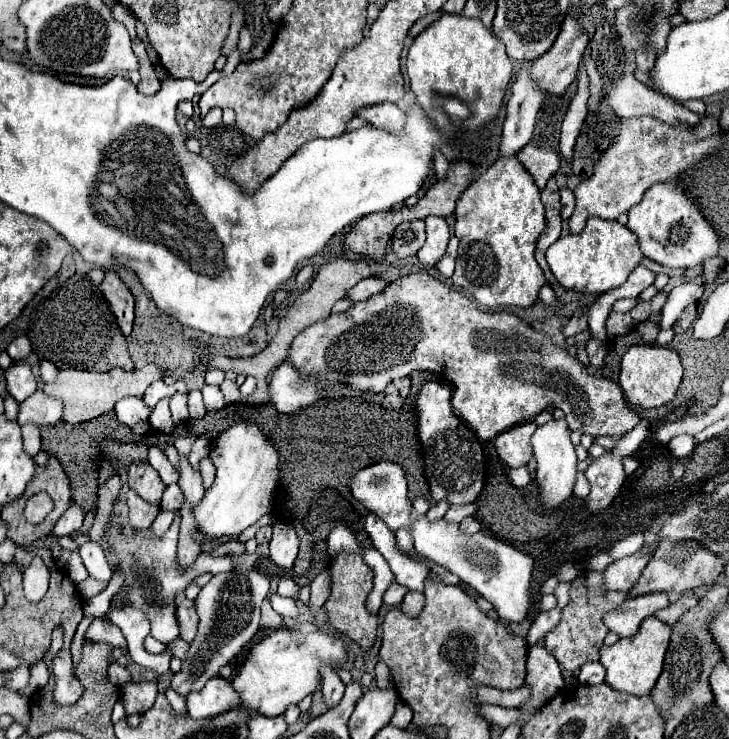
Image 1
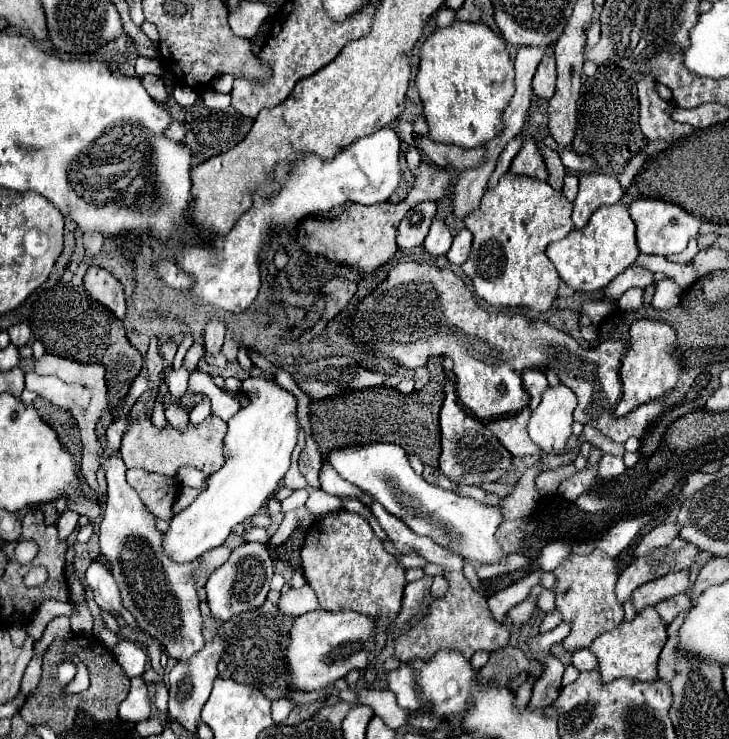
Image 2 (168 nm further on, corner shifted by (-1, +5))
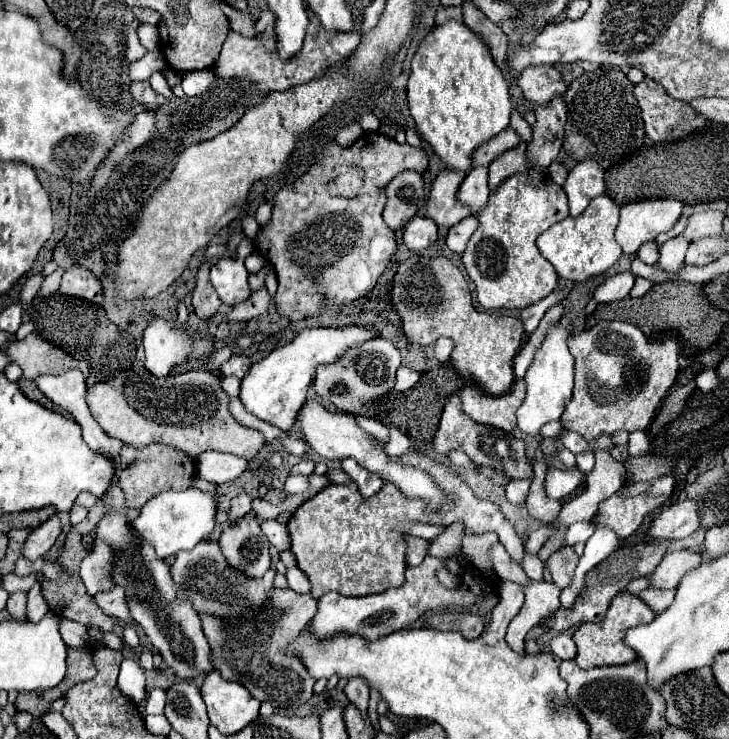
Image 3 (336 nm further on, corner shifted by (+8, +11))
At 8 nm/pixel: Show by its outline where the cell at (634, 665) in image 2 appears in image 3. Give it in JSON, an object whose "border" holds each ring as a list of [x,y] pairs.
{"border":[[[631,593],[615,595],[603,621],[599,621],[599,623],[583,623],[583,625],[577,627],[577,631],[573,635],[573,639],[577,643],[575,663],[581,669],[593,669],[593,667],[601,667],[601,665],[625,665],[625,663],[635,661],[637,659],[635,651],[631,651],[623,643],[623,633],[629,627],[653,621],[653,617],[655,617],[655,613],[637,595],[631,595]]]}

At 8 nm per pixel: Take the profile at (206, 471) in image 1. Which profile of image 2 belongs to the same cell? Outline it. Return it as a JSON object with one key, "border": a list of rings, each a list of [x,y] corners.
{"border":[[[210,415],[198,427],[188,425],[186,433],[172,429],[170,425],[164,431],[160,431],[152,425],[150,417],[138,417],[126,429],[122,437],[120,453],[128,469],[144,469],[160,475],[174,475],[180,465],[192,465],[192,467],[198,467],[208,477],[216,473],[224,463],[224,457],[222,457],[224,435],[226,435],[226,423],[216,415]]]}

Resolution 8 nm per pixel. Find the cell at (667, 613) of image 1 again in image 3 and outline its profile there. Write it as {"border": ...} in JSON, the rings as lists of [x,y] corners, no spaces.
{"border":[[[649,587],[649,589],[643,589],[639,593],[639,597],[655,611],[655,613],[661,613],[663,609],[667,609],[667,605],[671,605],[673,597],[675,597],[675,591],[665,591],[665,589],[657,589],[657,587]]]}

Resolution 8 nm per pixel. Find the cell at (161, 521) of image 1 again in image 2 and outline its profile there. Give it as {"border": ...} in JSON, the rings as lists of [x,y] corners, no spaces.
{"border":[[[202,485],[200,489],[182,487],[182,489],[180,489],[180,493],[178,493],[178,497],[176,497],[176,501],[174,501],[174,505],[172,505],[172,515],[178,515],[180,511],[184,511],[184,509],[194,501],[194,497],[196,497],[202,489],[204,489],[204,485]]]}

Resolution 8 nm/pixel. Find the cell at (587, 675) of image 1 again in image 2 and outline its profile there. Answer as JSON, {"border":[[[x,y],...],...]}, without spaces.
{"border":[[[584,649],[584,651],[576,651],[576,653],[572,653],[572,665],[576,667],[576,669],[580,669],[580,671],[594,671],[594,669],[598,669],[598,659],[596,659],[596,655],[592,655],[592,651],[588,651],[588,649]]]}

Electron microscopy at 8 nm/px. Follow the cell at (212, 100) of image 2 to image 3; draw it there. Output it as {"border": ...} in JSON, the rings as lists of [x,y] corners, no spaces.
{"border":[[[201,69],[201,71],[191,71],[185,73],[183,77],[183,91],[185,95],[197,95],[201,91],[205,91],[215,79],[213,69]]]}

